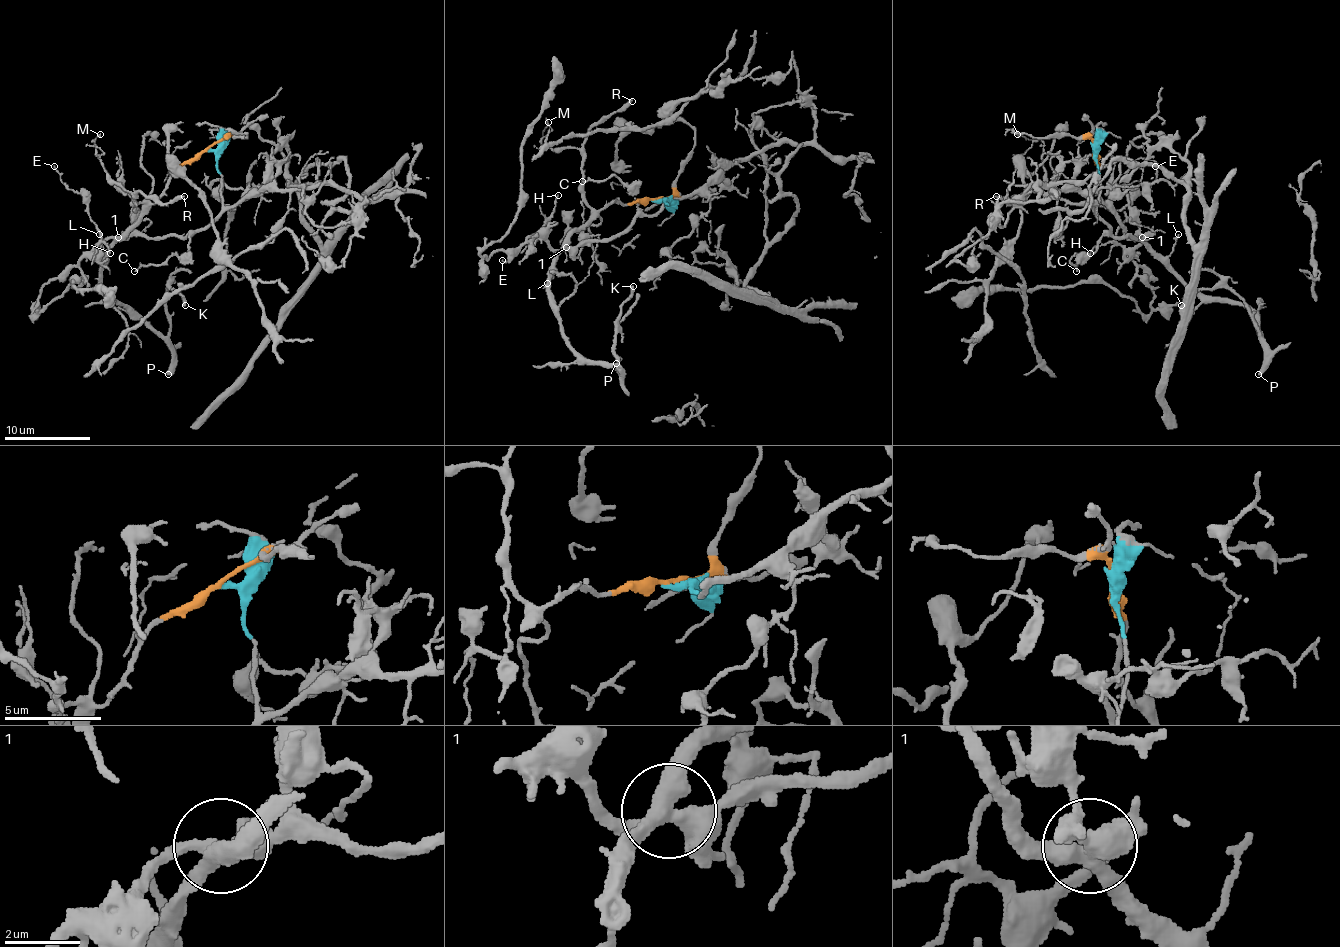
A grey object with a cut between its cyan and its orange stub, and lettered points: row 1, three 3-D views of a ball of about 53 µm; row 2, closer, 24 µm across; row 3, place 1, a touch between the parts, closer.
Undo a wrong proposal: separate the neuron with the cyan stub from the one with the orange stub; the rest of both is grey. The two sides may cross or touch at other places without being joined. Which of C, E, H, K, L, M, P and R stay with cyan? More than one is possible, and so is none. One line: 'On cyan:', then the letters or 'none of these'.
On cyan: C, E, H

